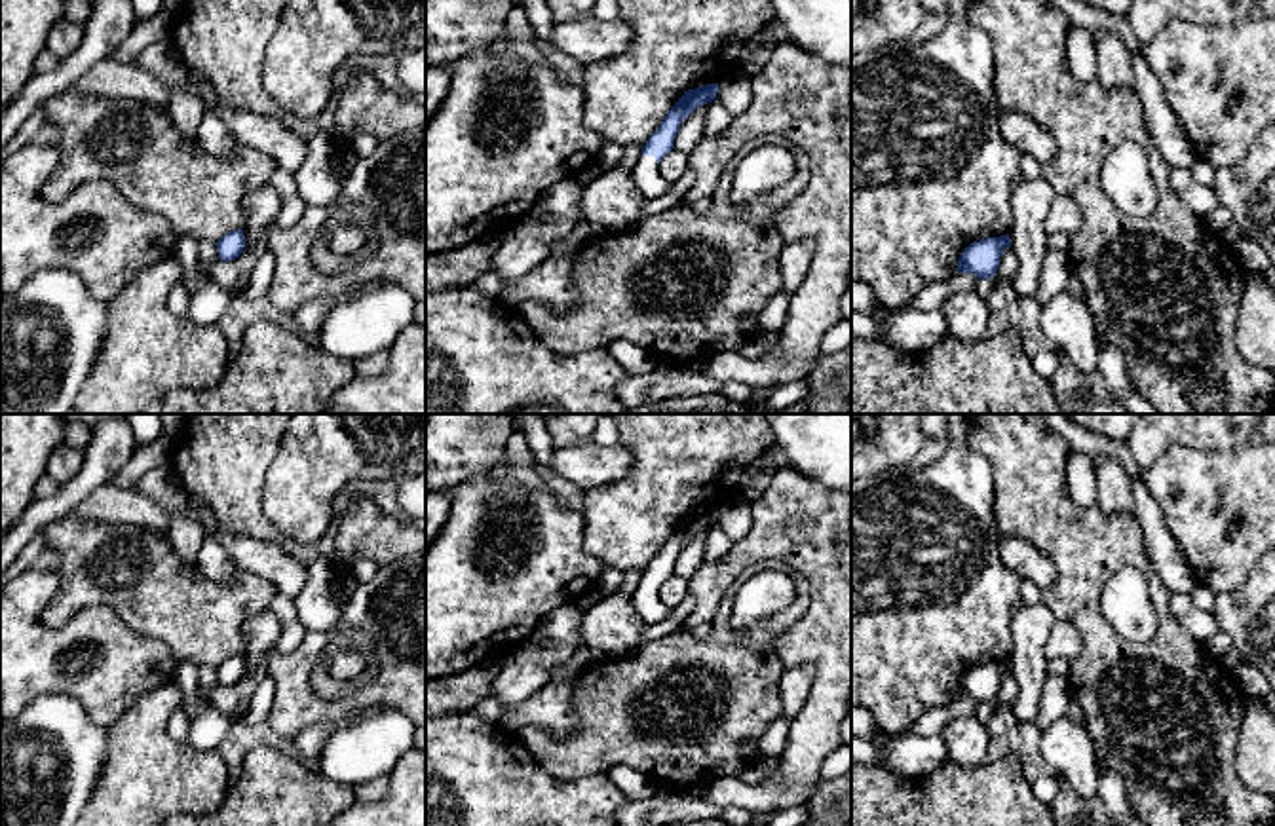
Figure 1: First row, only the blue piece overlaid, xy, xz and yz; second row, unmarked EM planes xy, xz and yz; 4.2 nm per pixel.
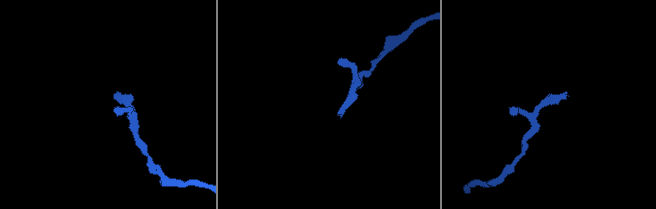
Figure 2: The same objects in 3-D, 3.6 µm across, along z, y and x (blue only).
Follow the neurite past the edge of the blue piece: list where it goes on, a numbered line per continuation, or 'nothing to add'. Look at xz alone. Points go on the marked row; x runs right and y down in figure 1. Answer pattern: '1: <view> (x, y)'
1: xz (647, 177)

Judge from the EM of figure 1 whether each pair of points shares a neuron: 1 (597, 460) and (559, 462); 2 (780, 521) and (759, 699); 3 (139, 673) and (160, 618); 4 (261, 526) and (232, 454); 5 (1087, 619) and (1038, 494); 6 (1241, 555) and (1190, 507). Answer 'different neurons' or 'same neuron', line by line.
1: same neuron
2: different neurons
3: different neurons
4: same neuron
5: same neuron
6: same neuron

